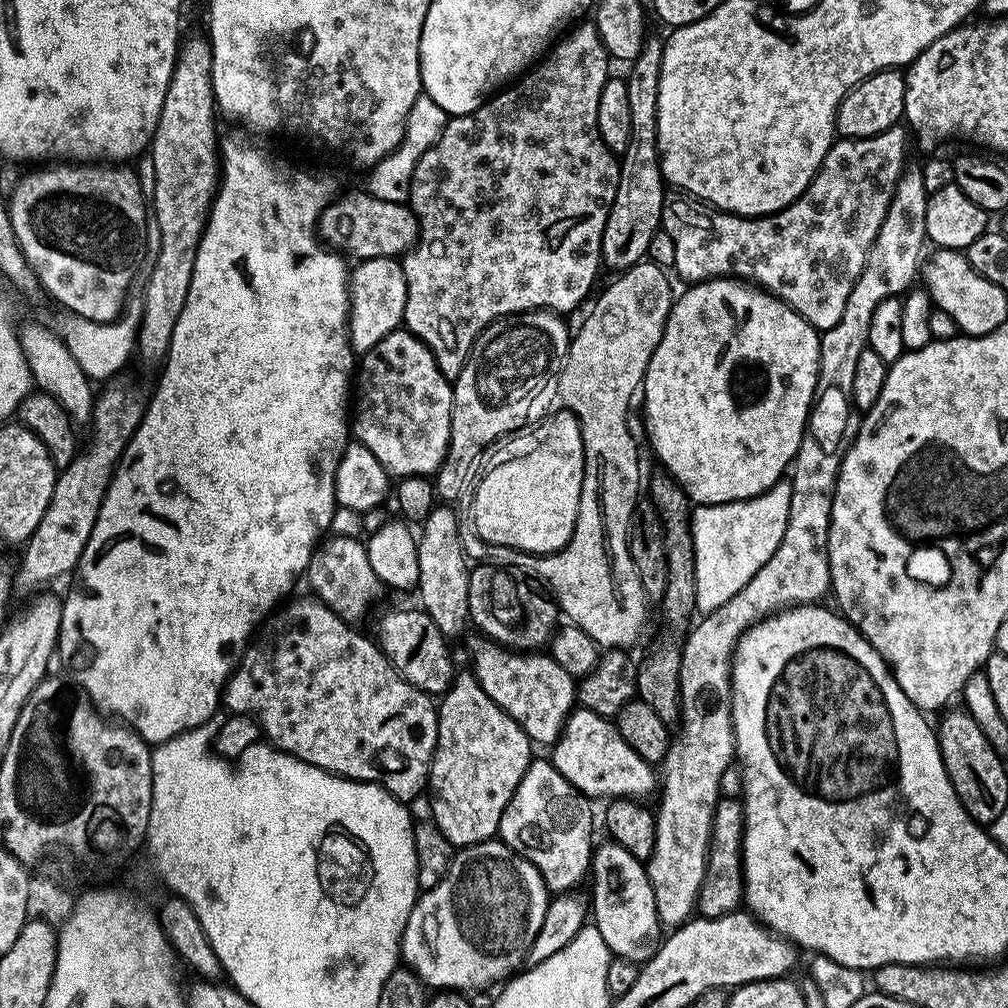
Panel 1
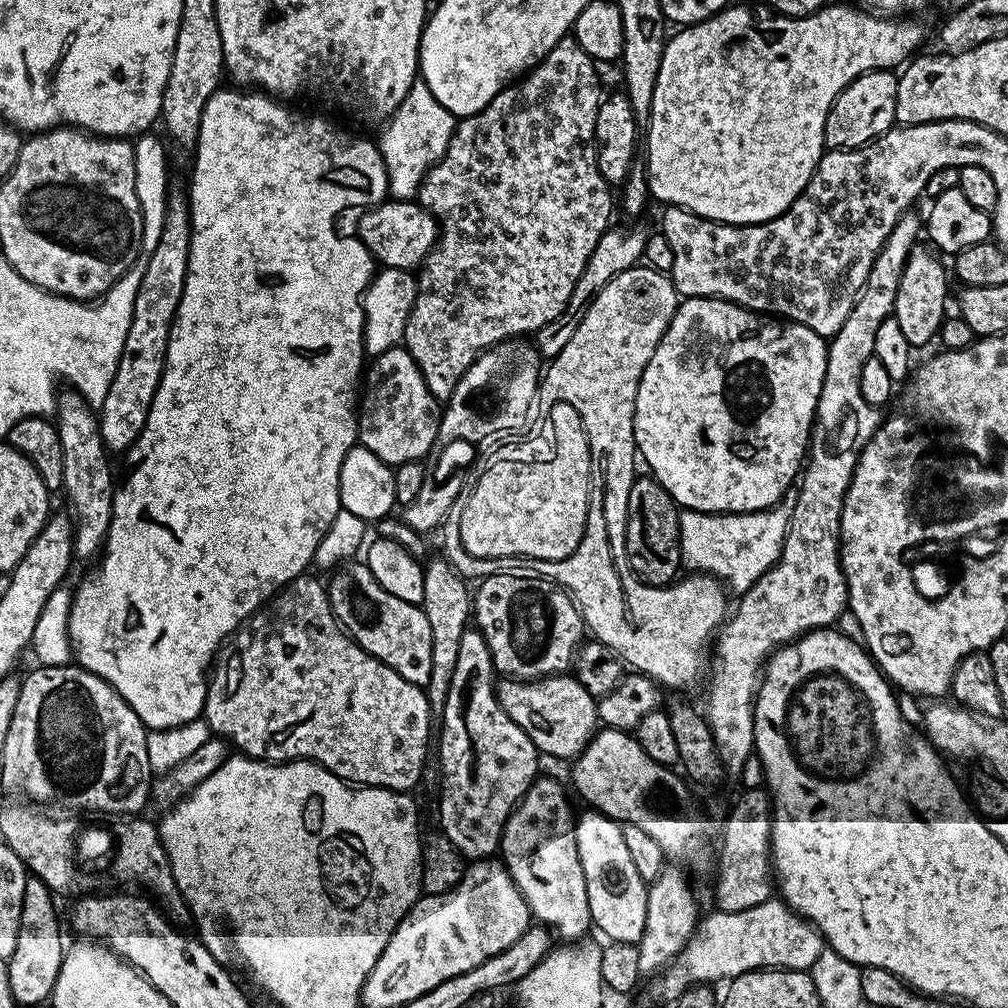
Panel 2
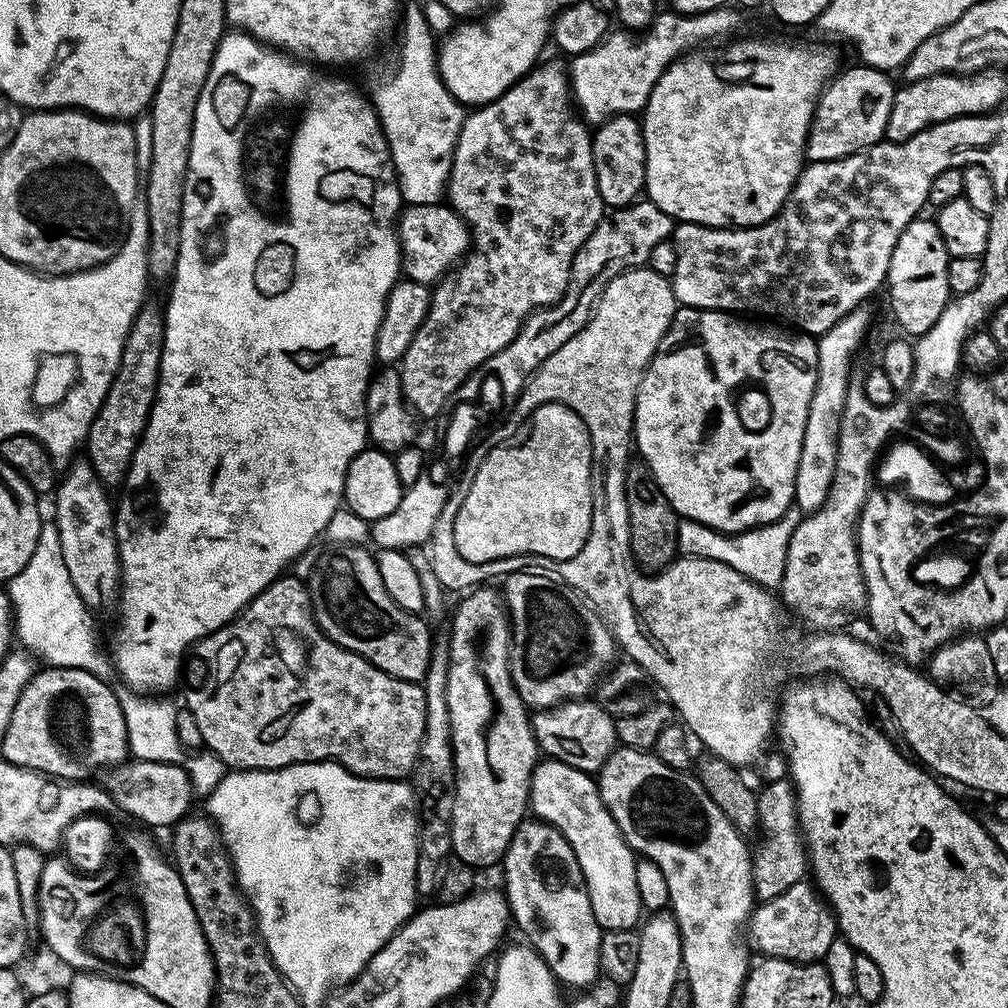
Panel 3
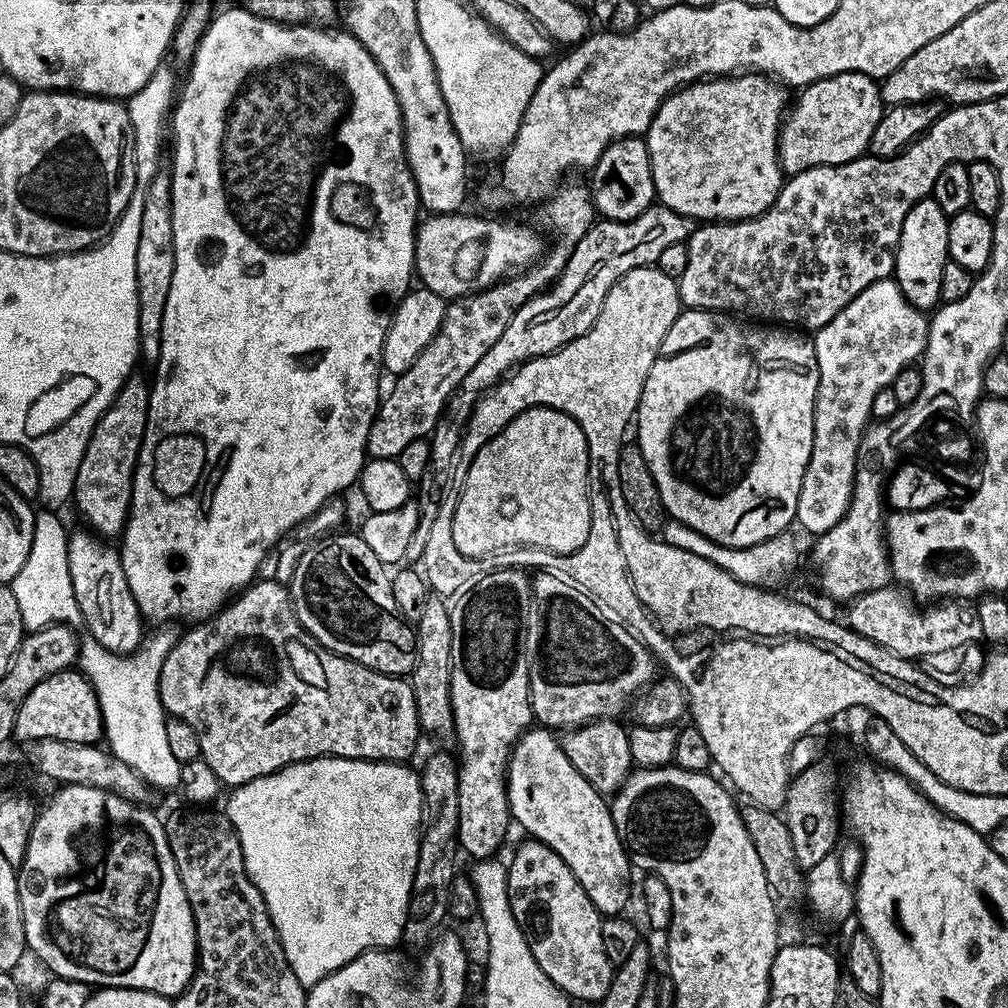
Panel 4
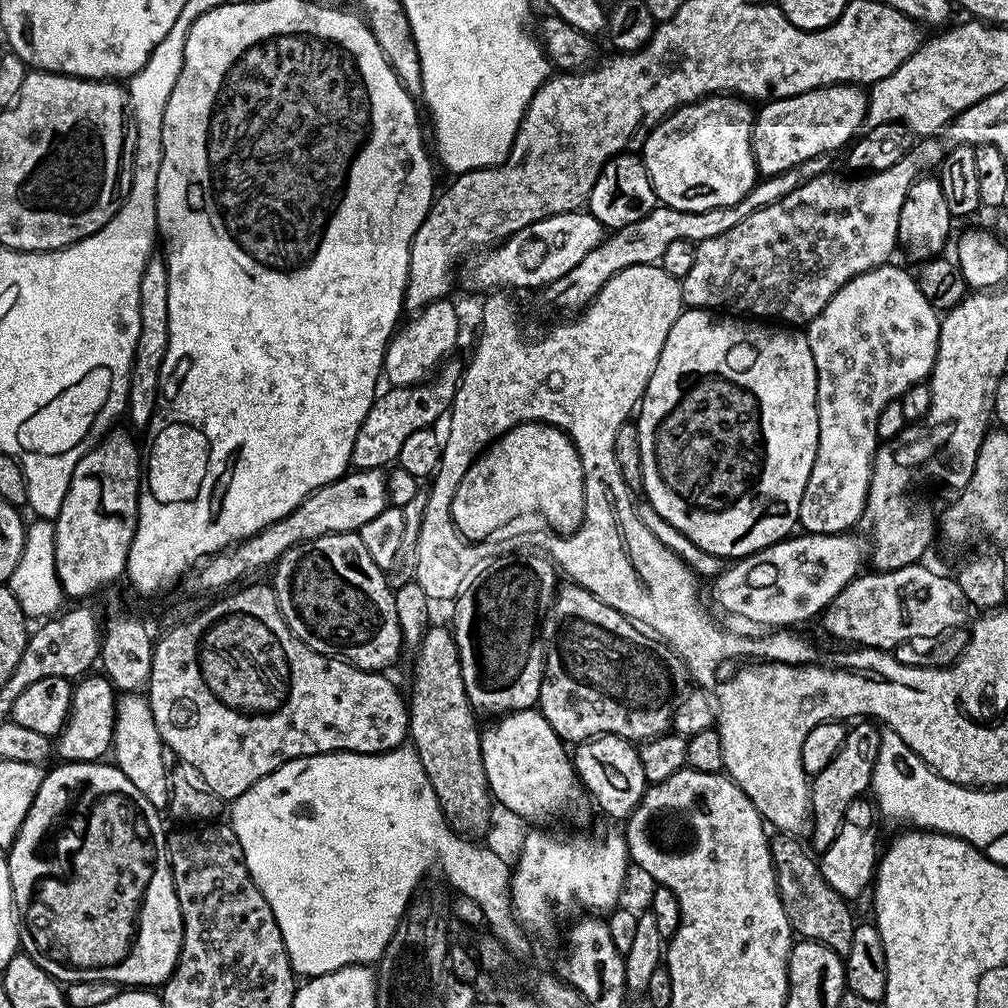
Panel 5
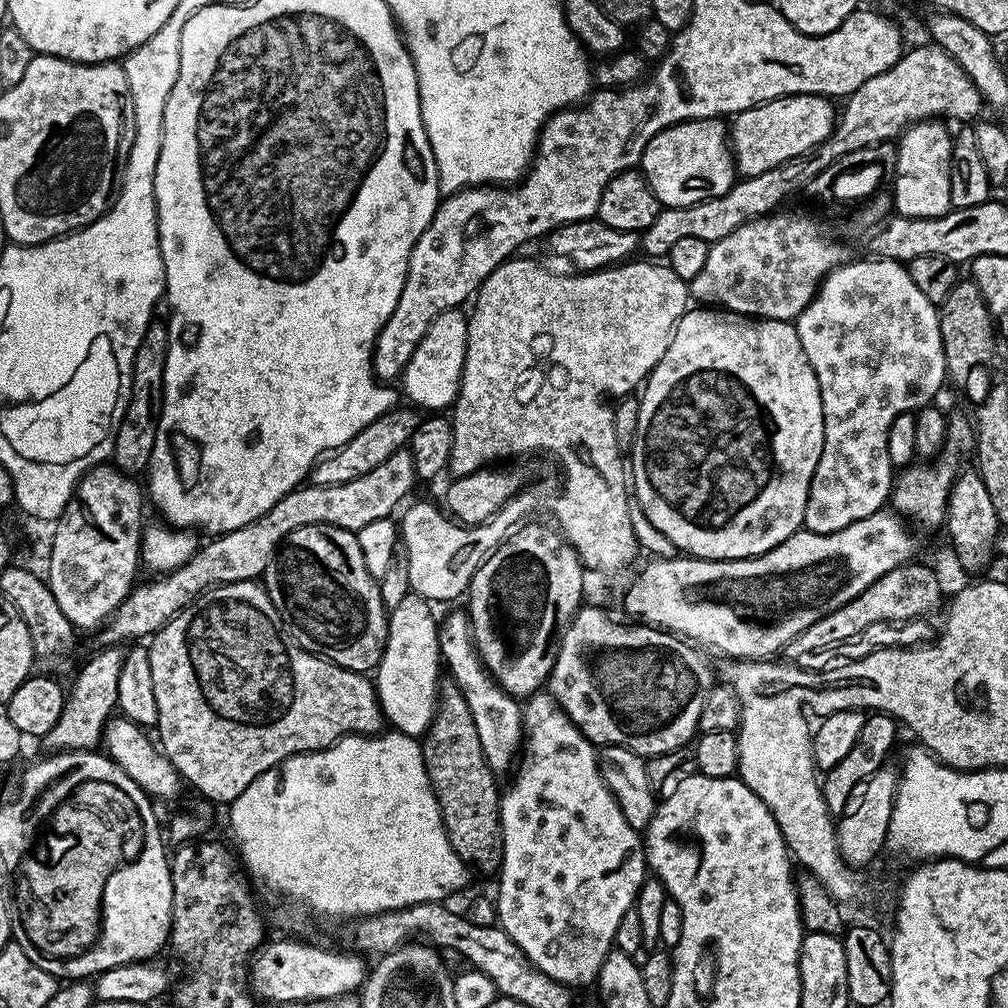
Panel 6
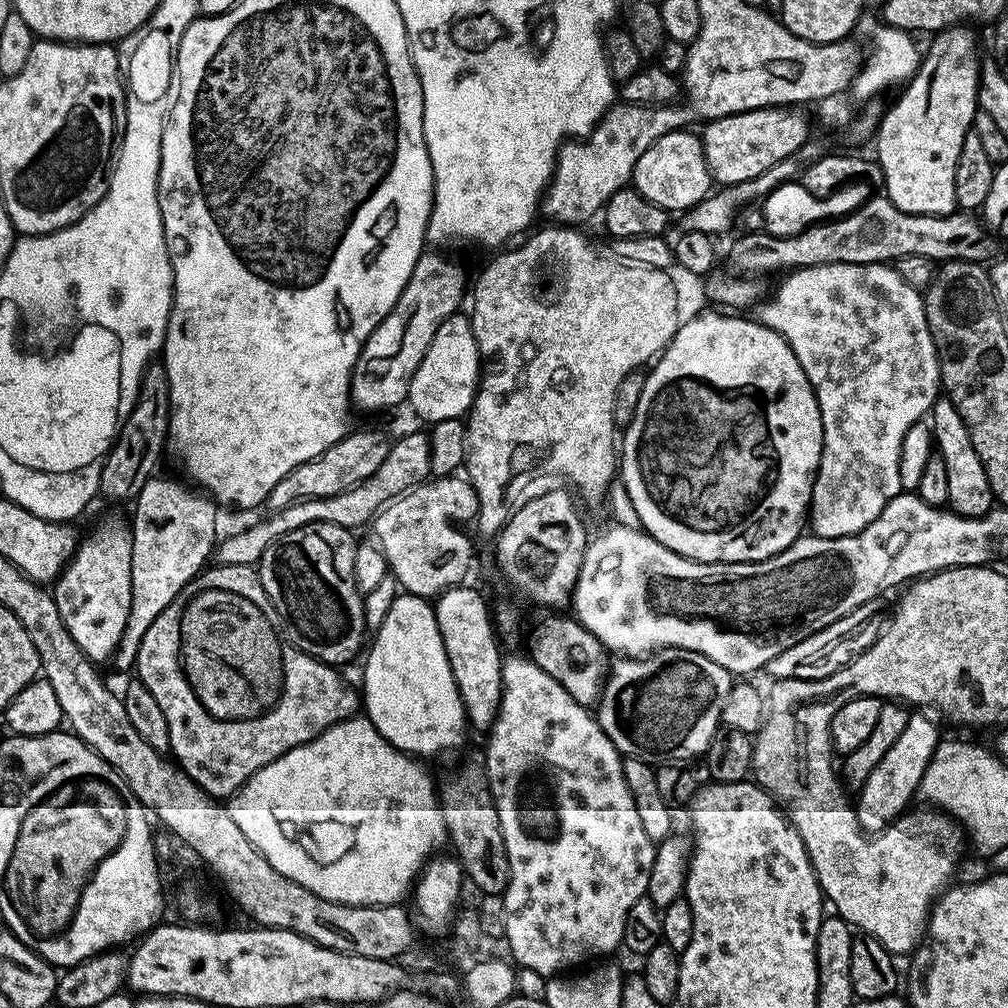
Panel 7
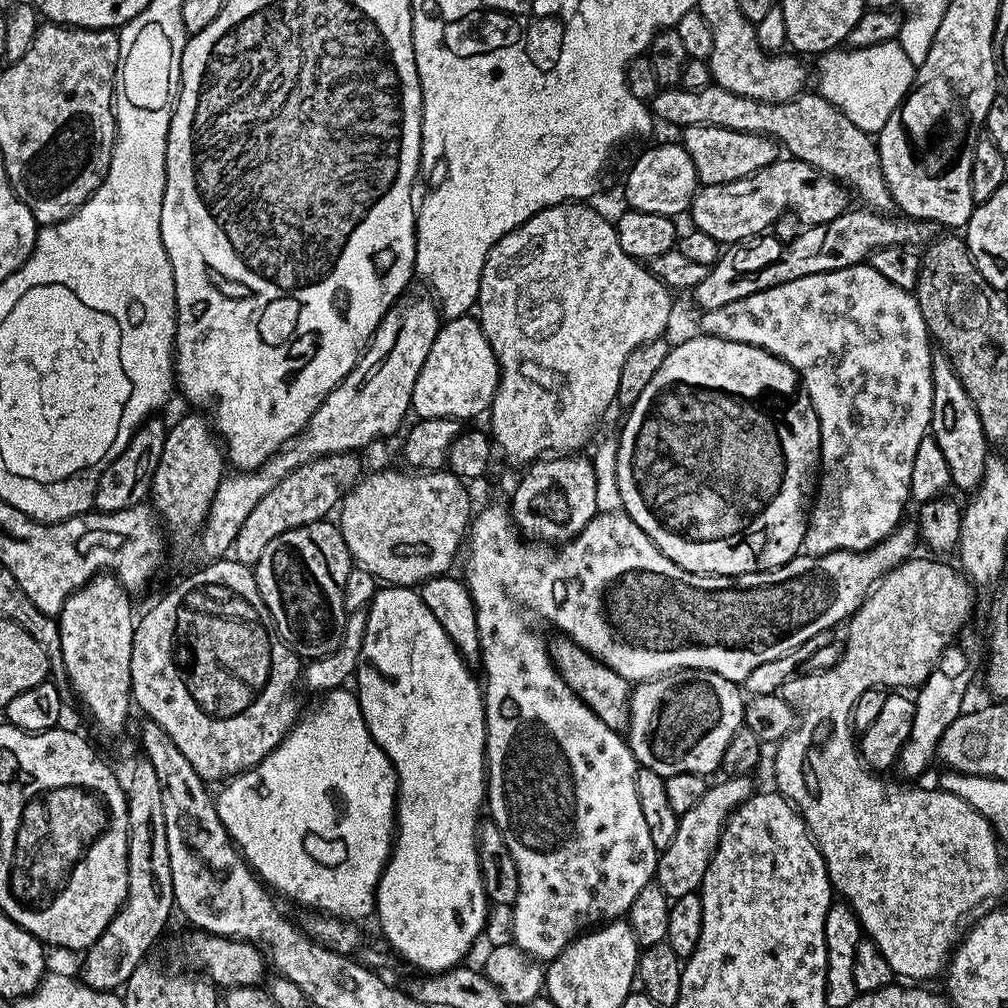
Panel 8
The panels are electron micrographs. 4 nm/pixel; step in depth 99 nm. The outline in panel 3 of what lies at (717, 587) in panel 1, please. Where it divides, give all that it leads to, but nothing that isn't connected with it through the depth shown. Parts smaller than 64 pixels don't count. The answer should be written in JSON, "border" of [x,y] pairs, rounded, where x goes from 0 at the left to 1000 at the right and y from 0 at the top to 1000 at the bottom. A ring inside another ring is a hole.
{"border":[[[787,502],[763,520],[757,520],[754,524],[745,524],[743,528],[720,529],[708,526],[699,520],[693,520],[688,516],[676,515],[673,522],[673,538],[675,548],[680,552],[695,552],[704,554],[708,558],[716,558],[724,562],[731,571],[739,571],[747,575],[749,579],[756,580],[763,585],[773,584],[782,554],[782,543],[788,526],[794,520],[796,509],[793,504]]]}

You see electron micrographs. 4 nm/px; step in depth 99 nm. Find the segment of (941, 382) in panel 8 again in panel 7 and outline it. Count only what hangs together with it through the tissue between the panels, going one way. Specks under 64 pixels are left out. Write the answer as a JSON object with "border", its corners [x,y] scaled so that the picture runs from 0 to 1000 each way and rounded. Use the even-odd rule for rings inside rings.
{"border":[[[933,395],[925,402],[923,420],[928,447],[938,458],[938,475],[942,481],[939,503],[951,512],[977,512],[986,503],[986,493],[974,454],[970,454],[970,446],[962,438],[962,427],[958,427],[954,411],[950,411],[946,399]]]}

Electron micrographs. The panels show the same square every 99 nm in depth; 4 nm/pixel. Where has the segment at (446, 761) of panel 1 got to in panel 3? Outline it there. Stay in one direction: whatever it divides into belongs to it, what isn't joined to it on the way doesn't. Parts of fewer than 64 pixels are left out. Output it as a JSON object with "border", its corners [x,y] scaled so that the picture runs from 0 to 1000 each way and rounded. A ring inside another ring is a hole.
{"border":[[[473,581],[459,592],[460,595],[452,603],[448,611],[448,631],[443,632],[444,637],[444,699],[446,700],[446,720],[448,721],[448,743],[450,744],[450,760],[452,761],[452,787],[450,788],[450,804],[448,805],[448,849],[453,853],[462,855],[470,863],[488,861],[499,854],[502,843],[512,826],[512,820],[521,813],[525,805],[524,785],[528,779],[528,765],[534,757],[534,739],[532,729],[528,727],[528,716],[525,703],[518,696],[514,685],[508,676],[508,645],[509,620],[506,618],[504,604],[499,590],[492,587],[488,581]]]}

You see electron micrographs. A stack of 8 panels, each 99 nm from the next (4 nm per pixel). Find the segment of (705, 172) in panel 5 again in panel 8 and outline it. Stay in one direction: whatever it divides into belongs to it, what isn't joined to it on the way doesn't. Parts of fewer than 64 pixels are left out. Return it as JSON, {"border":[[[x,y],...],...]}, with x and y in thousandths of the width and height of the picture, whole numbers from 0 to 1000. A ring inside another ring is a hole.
{"border":[[[671,141],[671,143],[651,143],[648,147],[643,147],[639,152],[636,153],[635,156],[632,157],[631,160],[627,163],[627,168],[623,171],[623,180],[619,183],[619,194],[623,197],[622,205],[629,210],[640,210],[641,212],[657,212],[658,214],[665,214],[668,216],[674,215],[674,210],[677,212],[682,211],[684,209],[684,203],[687,200],[688,194],[690,193],[692,189],[692,180],[690,177],[690,170],[688,169],[688,161],[685,157],[685,153],[682,149],[679,148],[678,142]]]}

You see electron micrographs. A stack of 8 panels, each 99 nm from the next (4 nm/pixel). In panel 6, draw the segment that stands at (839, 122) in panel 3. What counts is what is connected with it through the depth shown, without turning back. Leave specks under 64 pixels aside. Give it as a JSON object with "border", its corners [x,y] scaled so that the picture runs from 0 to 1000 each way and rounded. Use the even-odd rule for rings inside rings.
{"border":[[[777,95],[774,99],[765,99],[730,112],[724,119],[724,146],[731,172],[735,176],[760,173],[760,169],[768,169],[768,165],[776,165],[776,161],[792,157],[792,153],[800,153],[808,145],[814,143],[829,126],[831,107],[825,103],[828,102],[819,95]]]}

